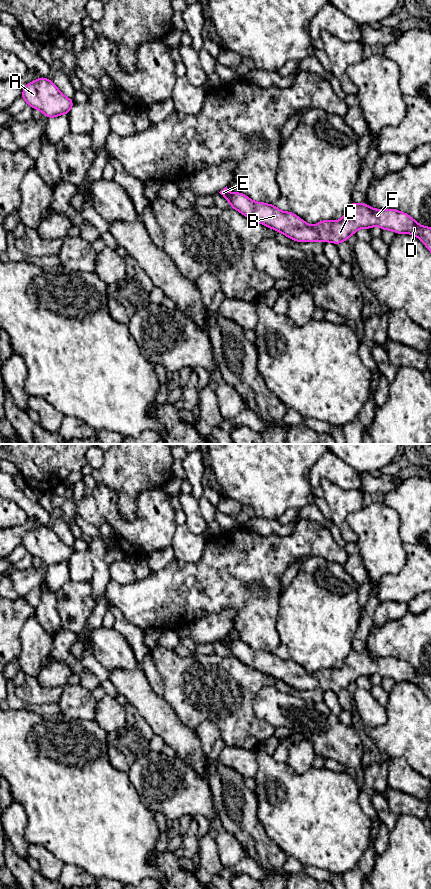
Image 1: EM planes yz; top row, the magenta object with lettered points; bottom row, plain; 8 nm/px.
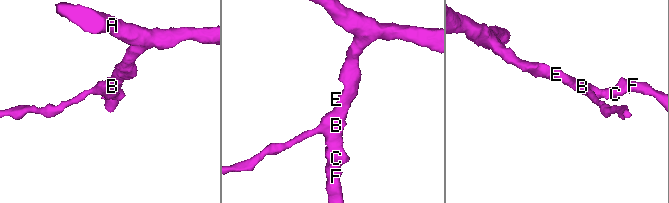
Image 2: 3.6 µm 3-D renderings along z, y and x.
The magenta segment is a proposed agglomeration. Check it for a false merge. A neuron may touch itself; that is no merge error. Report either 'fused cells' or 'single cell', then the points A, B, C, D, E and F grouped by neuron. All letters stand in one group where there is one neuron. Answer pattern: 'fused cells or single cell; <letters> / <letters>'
single cell; A B C D E F

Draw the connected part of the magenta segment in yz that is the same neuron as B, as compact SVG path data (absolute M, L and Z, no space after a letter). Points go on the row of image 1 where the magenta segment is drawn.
M227 186L219 193L228 200L232 208L247 218L262 225L266 225L267 227L274 229L297 242L315 242L320 240L322 242L330 241L338 245L343 241L347 241L348 238L352 234L355 234L360 228L367 228L370 230L373 226L378 225L382 230L392 230L396 234L408 233L416 236L431 252L431 228L419 225L410 215L395 209L373 209L370 208L367 203L357 204L352 201L341 220L322 220L314 226L311 226L291 211L283 212L275 205L252 201L241 192L229 193Z

